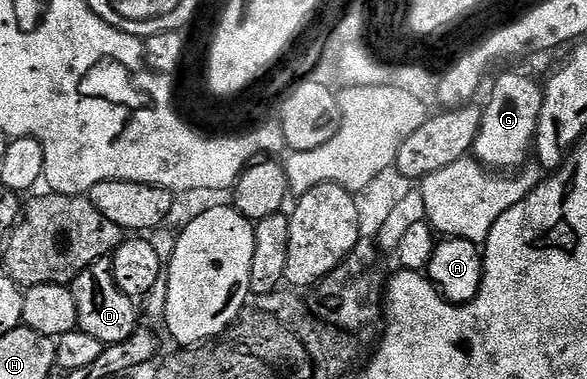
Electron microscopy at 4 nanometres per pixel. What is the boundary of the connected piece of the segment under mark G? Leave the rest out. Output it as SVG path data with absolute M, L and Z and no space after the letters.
M514 71L502 74L495 81L486 105L483 104L481 127L472 150L481 164L506 171L509 170L506 168L517 168L527 160L525 157L537 136L539 113L543 109L543 88L540 81Z

